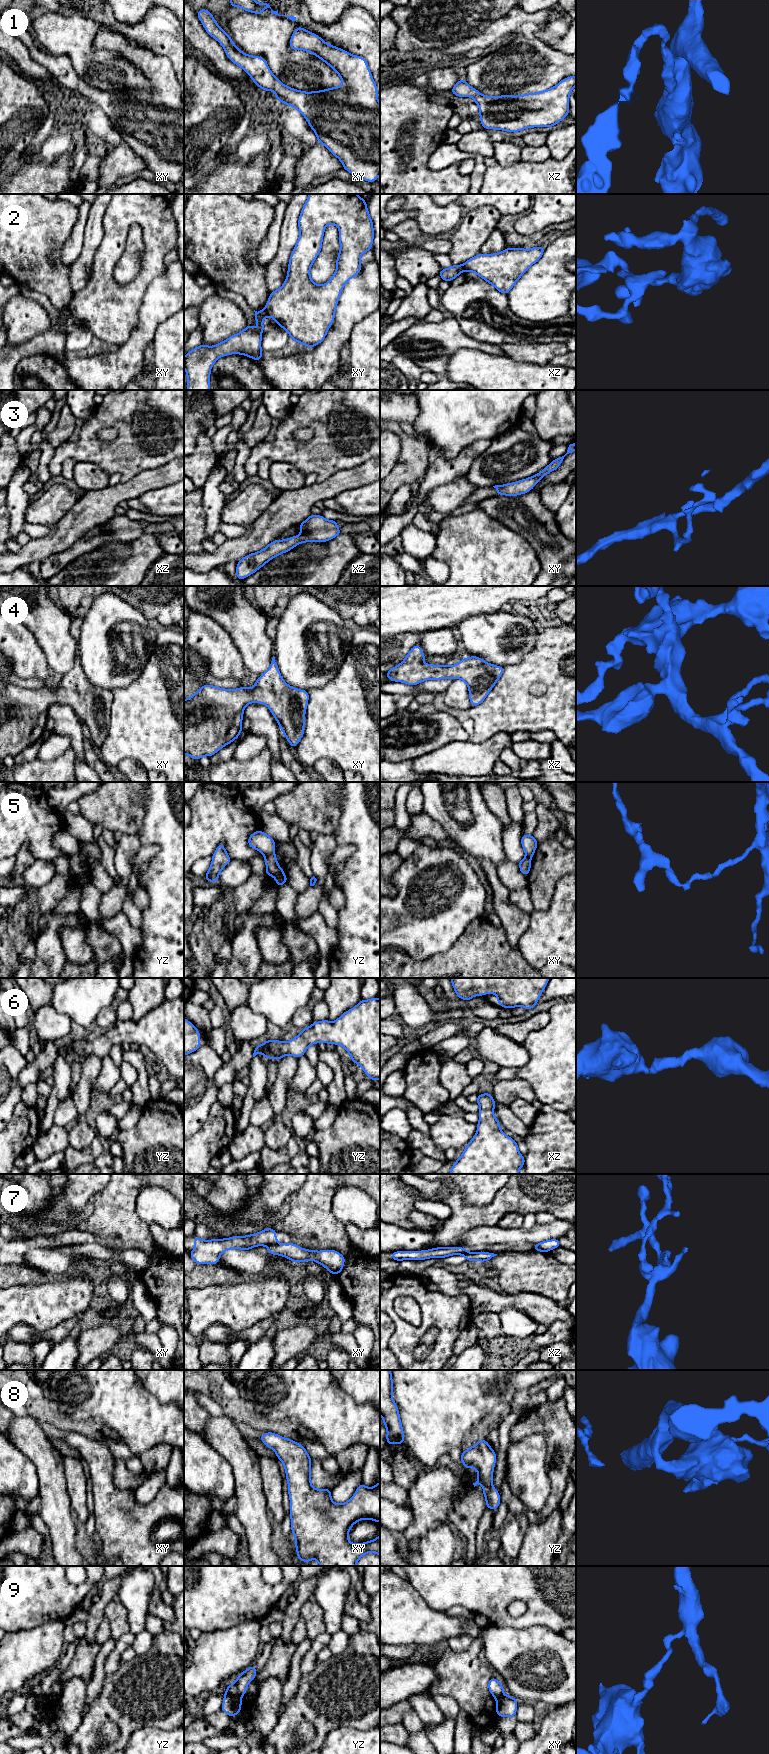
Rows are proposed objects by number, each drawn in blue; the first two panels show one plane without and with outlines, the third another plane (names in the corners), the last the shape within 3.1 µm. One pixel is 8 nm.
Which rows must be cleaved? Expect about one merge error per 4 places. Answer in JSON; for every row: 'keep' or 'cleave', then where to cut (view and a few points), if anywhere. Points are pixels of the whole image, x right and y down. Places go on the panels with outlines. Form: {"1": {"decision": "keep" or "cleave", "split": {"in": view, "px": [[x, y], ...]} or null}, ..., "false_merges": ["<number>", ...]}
{"1": {"decision": "keep", "split": null}, "2": {"decision": "cleave", "split": {"in": "xy", "px": [[263, 309], [267, 315]]}}, "3": {"decision": "keep", "split": null}, "4": {"decision": "keep", "split": null}, "5": {"decision": "cleave", "split": {"in": "yz", "px": [[273, 852], [265, 858]]}}, "6": {"decision": "keep", "split": null}, "7": {"decision": "cleave", "split": {"in": "xy", "px": [[278, 1243], [268, 1246]]}}, "8": {"decision": "keep", "split": null}, "9": {"decision": "cleave", "split": {"in": "yz", "px": [[225, 1693], [241, 1697]]}}, "false_merges": ["2", "5", "7", "9"]}

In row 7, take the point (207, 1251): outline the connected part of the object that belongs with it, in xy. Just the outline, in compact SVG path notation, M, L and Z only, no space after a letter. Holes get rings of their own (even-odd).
M264 1229L247 1236L233 1236L223 1239L203 1240L194 1237L195 1250L190 1251L191 1259L197 1264L218 1264L220 1255L230 1249L250 1250L256 1246L272 1246L279 1244L276 1230Z

